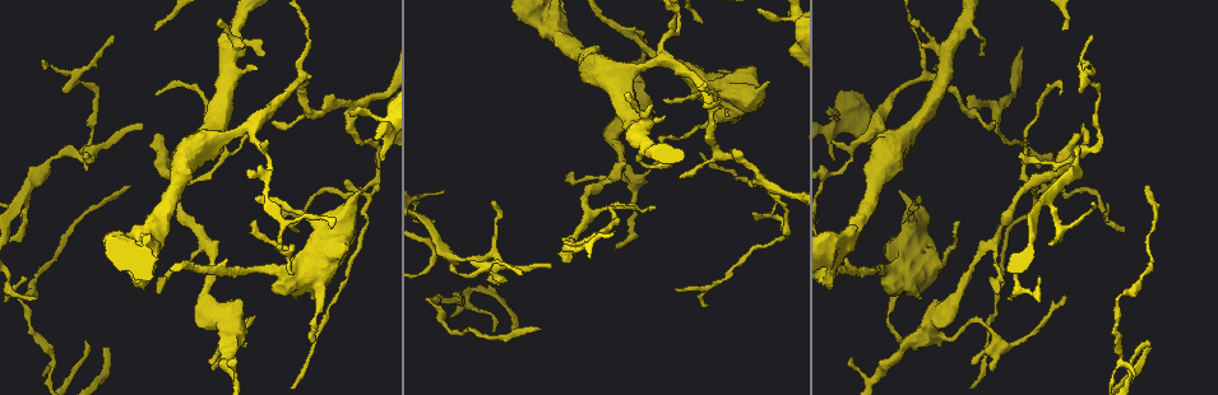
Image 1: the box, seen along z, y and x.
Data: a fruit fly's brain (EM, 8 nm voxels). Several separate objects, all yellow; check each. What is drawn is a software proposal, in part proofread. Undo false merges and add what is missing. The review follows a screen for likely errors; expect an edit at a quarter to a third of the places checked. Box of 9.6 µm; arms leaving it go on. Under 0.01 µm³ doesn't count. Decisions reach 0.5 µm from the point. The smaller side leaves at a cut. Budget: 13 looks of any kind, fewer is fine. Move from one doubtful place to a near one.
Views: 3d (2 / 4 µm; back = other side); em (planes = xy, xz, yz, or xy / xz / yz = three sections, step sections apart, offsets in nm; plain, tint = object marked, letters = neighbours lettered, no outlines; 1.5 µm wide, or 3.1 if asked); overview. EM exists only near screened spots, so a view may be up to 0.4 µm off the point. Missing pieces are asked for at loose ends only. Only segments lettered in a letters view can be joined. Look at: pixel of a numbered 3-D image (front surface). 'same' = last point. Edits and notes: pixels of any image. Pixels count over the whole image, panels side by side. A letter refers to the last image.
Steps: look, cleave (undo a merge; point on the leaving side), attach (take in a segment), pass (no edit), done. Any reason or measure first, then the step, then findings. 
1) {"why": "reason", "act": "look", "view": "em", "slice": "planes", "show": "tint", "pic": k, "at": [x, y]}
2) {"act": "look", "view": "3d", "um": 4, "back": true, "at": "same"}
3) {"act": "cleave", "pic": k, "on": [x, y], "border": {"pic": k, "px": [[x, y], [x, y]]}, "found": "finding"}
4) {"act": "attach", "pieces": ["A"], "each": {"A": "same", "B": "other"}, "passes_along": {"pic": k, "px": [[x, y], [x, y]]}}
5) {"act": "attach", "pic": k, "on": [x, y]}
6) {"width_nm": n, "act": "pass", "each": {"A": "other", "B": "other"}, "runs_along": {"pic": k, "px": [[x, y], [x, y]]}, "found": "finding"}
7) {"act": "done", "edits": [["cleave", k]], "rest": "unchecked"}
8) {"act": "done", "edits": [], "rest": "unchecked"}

{"why": "free end", "act": "look", "view": "3d", "um": 4, "pic": 1, "at": [294, 273]}

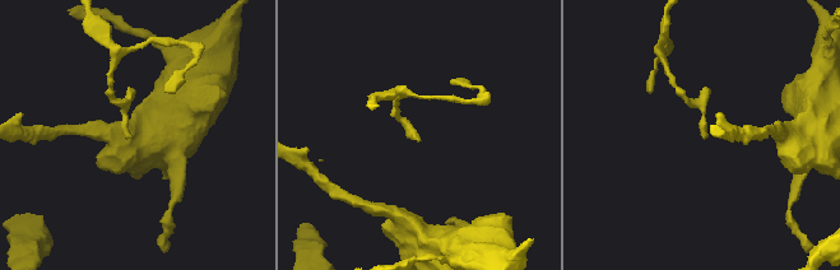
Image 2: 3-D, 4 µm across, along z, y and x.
{"why": "now the EM", "act": "look", "view": "em", "slice": "planes", "show": "plain", "pic": 2, "at": [704, 139]}

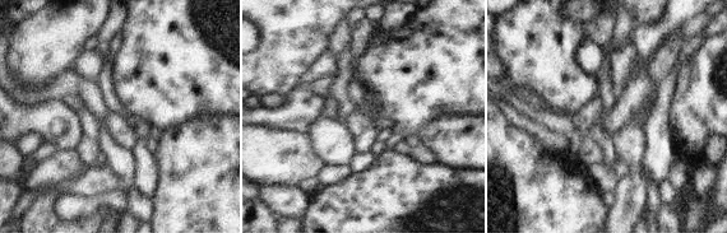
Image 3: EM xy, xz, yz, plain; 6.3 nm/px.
{"act": "look", "view": "em", "slice": "planes", "show": "letters", "at": "same"}

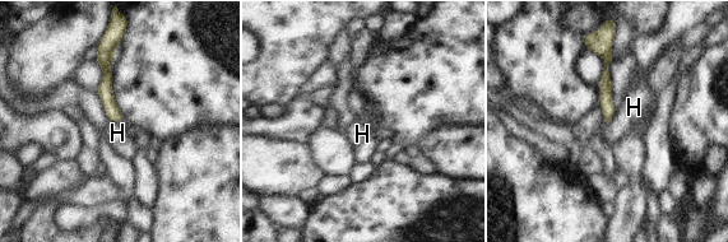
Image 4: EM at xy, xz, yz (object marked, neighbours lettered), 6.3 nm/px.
{"act": "pass", "each": {"H": "other"}, "found": "none of them fits"}

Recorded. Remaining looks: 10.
{"why": "long arm stops here", "act": "look", "view": "em", "slice": "planes", "show": "letters", "pic": 1, "at": [253, 221]}

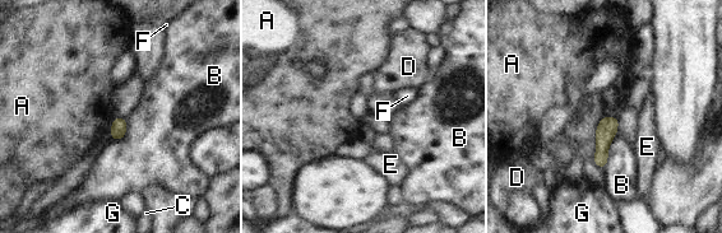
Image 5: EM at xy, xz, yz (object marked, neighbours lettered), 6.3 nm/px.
{"act": "pass", "each": {"A": "other", "B": "other", "C": "other", "D": "other", "E": "other", "F": "other", "G": "other"}, "border": {"pic": 5, "px": [[114, 117], [109, 130]]}, "found": "no lettered segment goes on from it"}

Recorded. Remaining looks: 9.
{"act": "look", "view": "em", "slice": "yz", "step": 4, "show": "tint", "pic": 1, "at": [630, 205]}

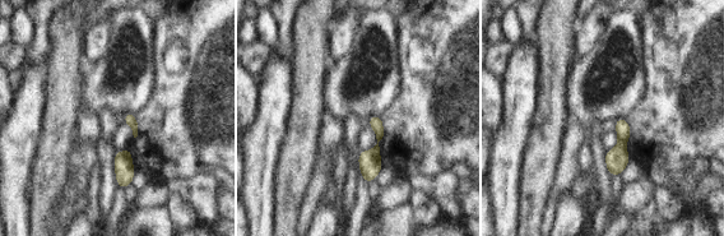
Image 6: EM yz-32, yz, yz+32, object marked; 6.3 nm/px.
{"why": "another direction", "act": "look", "view": "em", "slice": "planes", "show": "letters", "at": "same"}

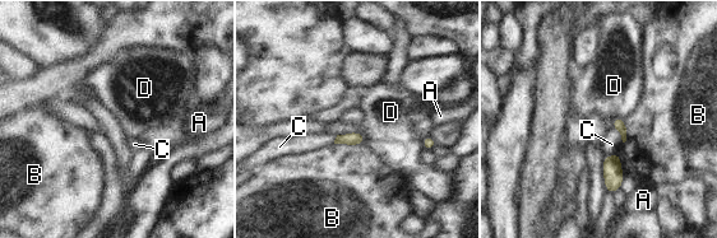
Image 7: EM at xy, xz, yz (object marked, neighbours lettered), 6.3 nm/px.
{"act": "pass", "each": {"A": "other", "B": "other", "C": "other", "D": "other"}, "border": {"pic": 7, "px": [[359, 132], [365, 139], [360, 144]]}, "found": "one cell here"}

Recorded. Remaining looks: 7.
{"why": "abrupt turn", "act": "look", "view": "em", "slice": "xz", "step": 8, "show": "tint", "pic": 1, "at": [787, 236]}

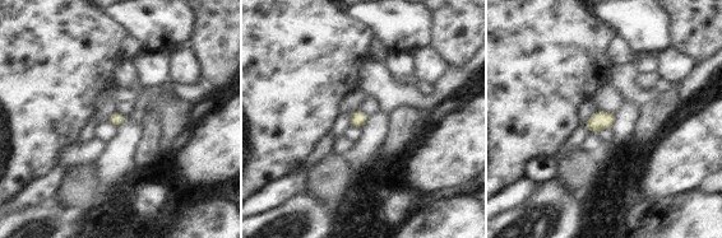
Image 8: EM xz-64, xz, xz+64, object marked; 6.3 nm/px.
{"why": "cut it another way", "act": "look", "view": "em", "slice": "planes", "show": "letters", "at": "same"}

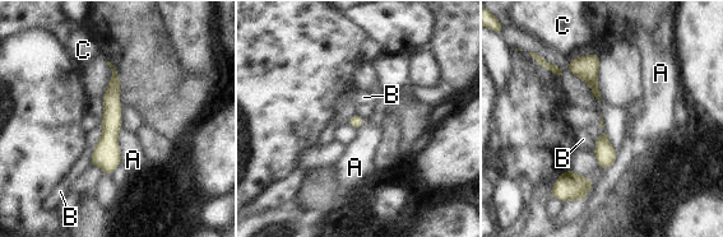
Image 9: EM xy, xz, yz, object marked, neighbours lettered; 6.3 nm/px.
{"width_nm": 90, "act": "pass", "each": {"A": "other", "B": "other", "C": "other"}, "border": {"pic": 9, "px": [[121, 129], [117, 136], [120, 163]]}, "found": "one cell here"}

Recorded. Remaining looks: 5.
{"why": "sudden change in width", "act": "look", "view": "3d", "um": 2, "pic": 1, "at": [279, 101]}

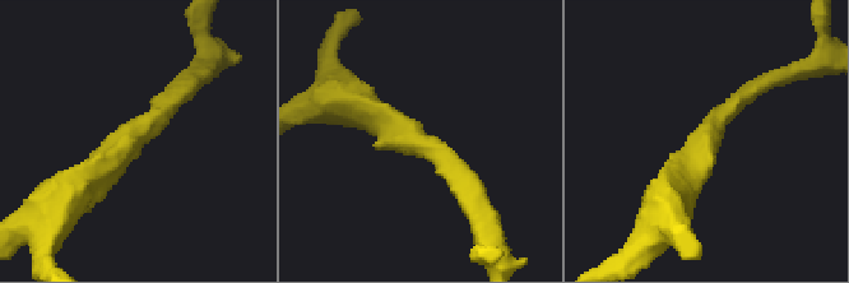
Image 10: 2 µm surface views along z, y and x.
{"act": "look", "view": "em", "slice": "planes", "show": "letters", "pic": 10, "at": [421, 147]}

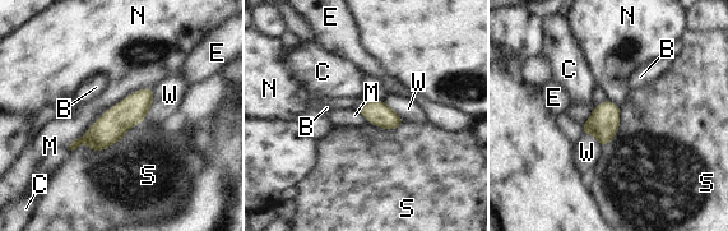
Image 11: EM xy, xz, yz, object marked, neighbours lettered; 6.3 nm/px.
{"width_nm": 160, "act": "pass", "each": {"B": "other", "C": "other", "E": "other", "M": "other", "N": "other", "S": "other", "W": "other"}, "runs_along": {"pic": 11, "px": [[151, 91], [101, 135], [75, 143]]}, "found": "one cell here"}

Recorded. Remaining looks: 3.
{"act": "done", "edits": [], "rest": "unchecked"}

